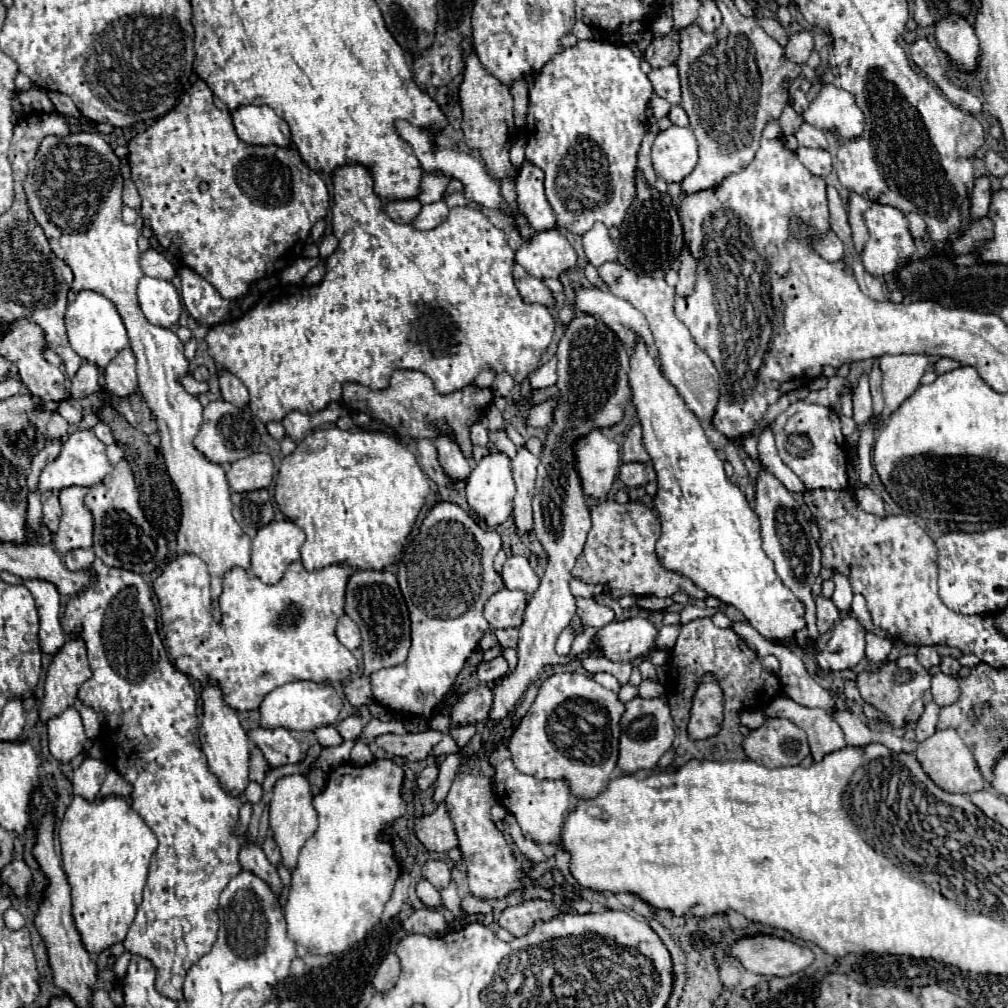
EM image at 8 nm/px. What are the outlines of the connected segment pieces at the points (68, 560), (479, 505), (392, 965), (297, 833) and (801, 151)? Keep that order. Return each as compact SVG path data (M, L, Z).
M73 549L65 553L65 567L69 571L81 571L87 569L95 559L95 553L91 549Z
M491 447L489 455L483 457L467 477L467 501L471 509L477 515L481 515L489 527L495 527L511 517L513 497L515 497L515 481L511 475L511 459L503 451Z
M389 953L385 957L385 961L379 965L375 977L373 977L373 987L377 991L389 991L395 983L397 983L397 977L399 977L399 971L401 971L401 961L395 953Z
M287 775L281 777L273 787L273 799L269 805L269 823L273 829L273 837L281 849L283 865L293 869L297 865L297 855L305 841L317 831L317 811L313 807L313 793L311 785L305 775Z
M799 147L797 157L817 177L827 177L831 173L831 155L829 155L829 151Z

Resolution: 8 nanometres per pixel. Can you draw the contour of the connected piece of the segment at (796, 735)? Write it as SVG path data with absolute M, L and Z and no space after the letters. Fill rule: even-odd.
M767 717L759 729L743 739L745 755L765 767L799 765L809 755L807 735L789 719Z

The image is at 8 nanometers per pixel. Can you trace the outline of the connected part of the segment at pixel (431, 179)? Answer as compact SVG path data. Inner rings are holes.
M425 173L423 179L421 179L421 189L419 189L419 195L417 195L417 201L427 205L427 203L435 203L443 197L443 191L447 187L449 179L443 177L443 175L437 175L437 173Z

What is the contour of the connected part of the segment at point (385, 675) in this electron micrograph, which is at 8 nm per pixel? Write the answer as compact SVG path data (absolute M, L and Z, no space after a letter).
M439 501L431 507L431 511L421 523L417 537L411 541L411 547L405 549L397 571L401 593L407 603L409 619L411 619L409 657L401 665L385 667L371 673L373 697L377 703L381 703L383 707L395 713L403 711L421 717L429 717L433 707L441 703L441 699L455 683L459 671L463 669L467 657L477 649L483 635L489 633L491 629L483 617L483 605L495 591L505 587L501 575L493 569L493 559L499 549L501 549L501 535L495 529L491 529L489 533L483 527L479 527L479 523L471 519L467 511L461 509L459 505L449 501Z

